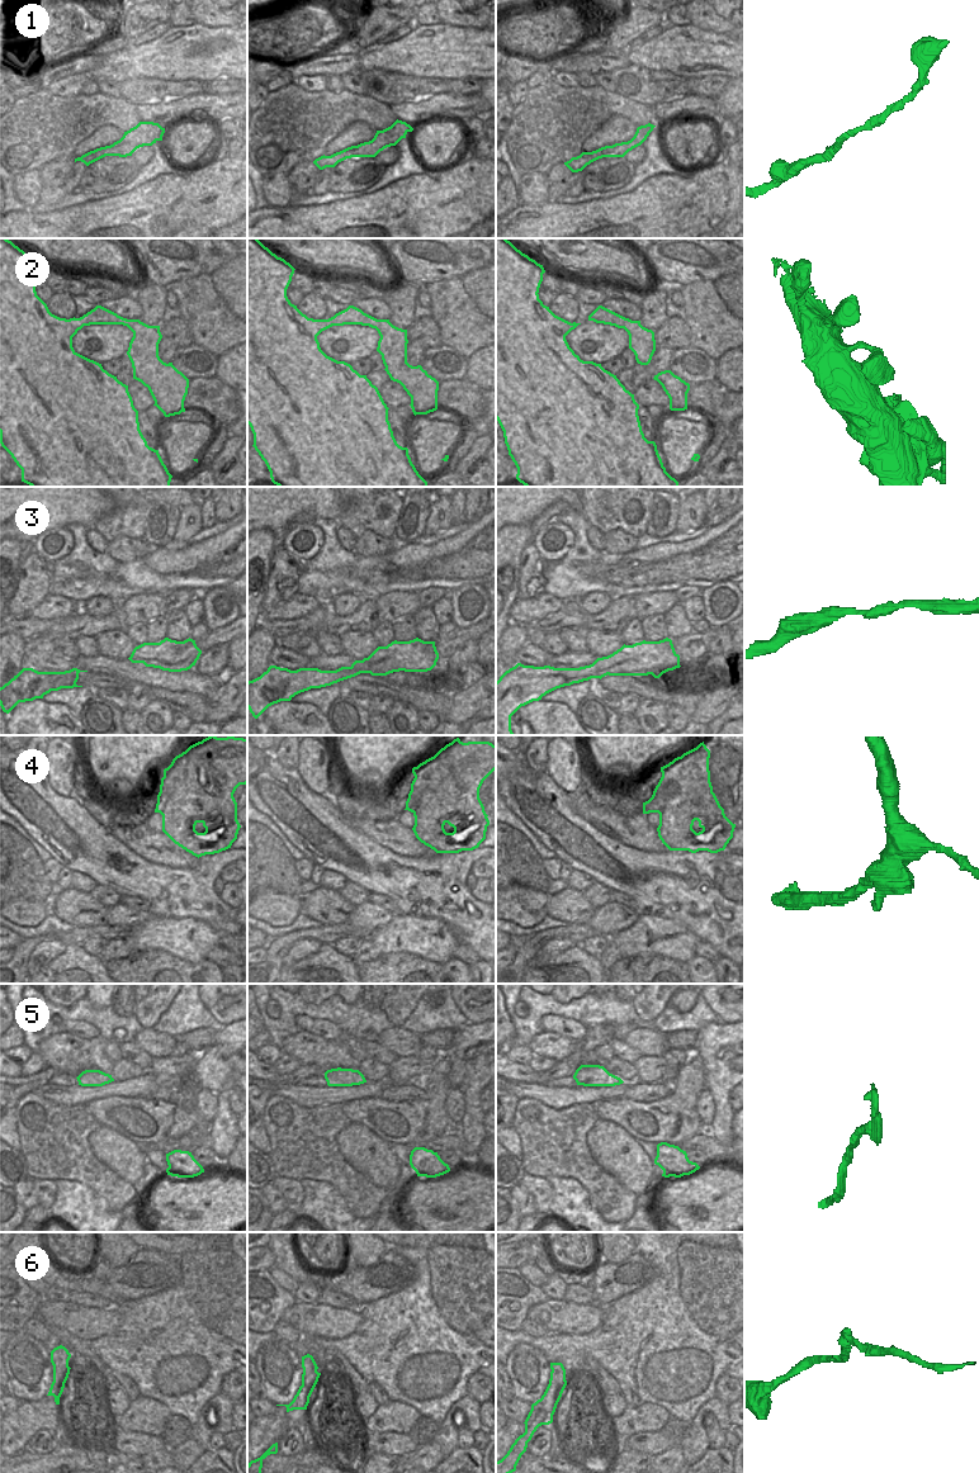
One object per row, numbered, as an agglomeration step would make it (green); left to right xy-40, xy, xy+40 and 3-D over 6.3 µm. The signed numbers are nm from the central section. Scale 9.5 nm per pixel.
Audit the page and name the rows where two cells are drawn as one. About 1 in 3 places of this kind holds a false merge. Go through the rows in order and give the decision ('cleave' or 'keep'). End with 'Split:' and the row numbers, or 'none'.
1: keep
2: keep
3: keep
4: cleave
5: cleave
6: keep
Split: 4, 5

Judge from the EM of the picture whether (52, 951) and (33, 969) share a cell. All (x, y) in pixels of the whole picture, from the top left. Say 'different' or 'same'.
same

